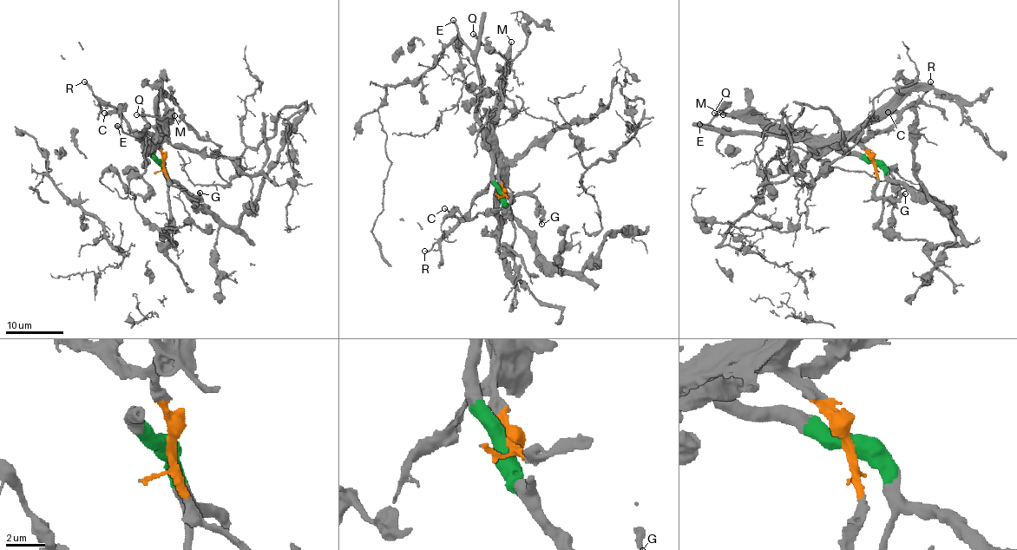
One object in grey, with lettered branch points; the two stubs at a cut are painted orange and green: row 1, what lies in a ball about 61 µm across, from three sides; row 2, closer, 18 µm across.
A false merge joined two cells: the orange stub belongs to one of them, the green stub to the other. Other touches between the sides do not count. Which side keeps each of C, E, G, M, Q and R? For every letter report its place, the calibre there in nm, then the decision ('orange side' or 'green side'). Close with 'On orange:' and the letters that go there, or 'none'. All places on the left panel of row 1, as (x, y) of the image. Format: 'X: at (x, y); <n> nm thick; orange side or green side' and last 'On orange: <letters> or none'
C: at (104, 113); 240 nm thick; orange side
E: at (117, 126); 320 nm thick; green side
G: at (200, 193); 380 nm thick; orange side
M: at (174, 115); 280 nm thick; orange side
Q: at (136, 114); 240 nm thick; orange side
R: at (84, 81); 260 nm thick; orange side
On orange: C, G, M, Q, R

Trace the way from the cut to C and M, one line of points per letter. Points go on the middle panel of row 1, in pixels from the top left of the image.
C: (502, 194), (495, 180), (473, 201), (471, 208), (464, 217), (456, 217), (444, 208)
M: (502, 194), (493, 116), (499, 108), (501, 86), (506, 80), (511, 41)

